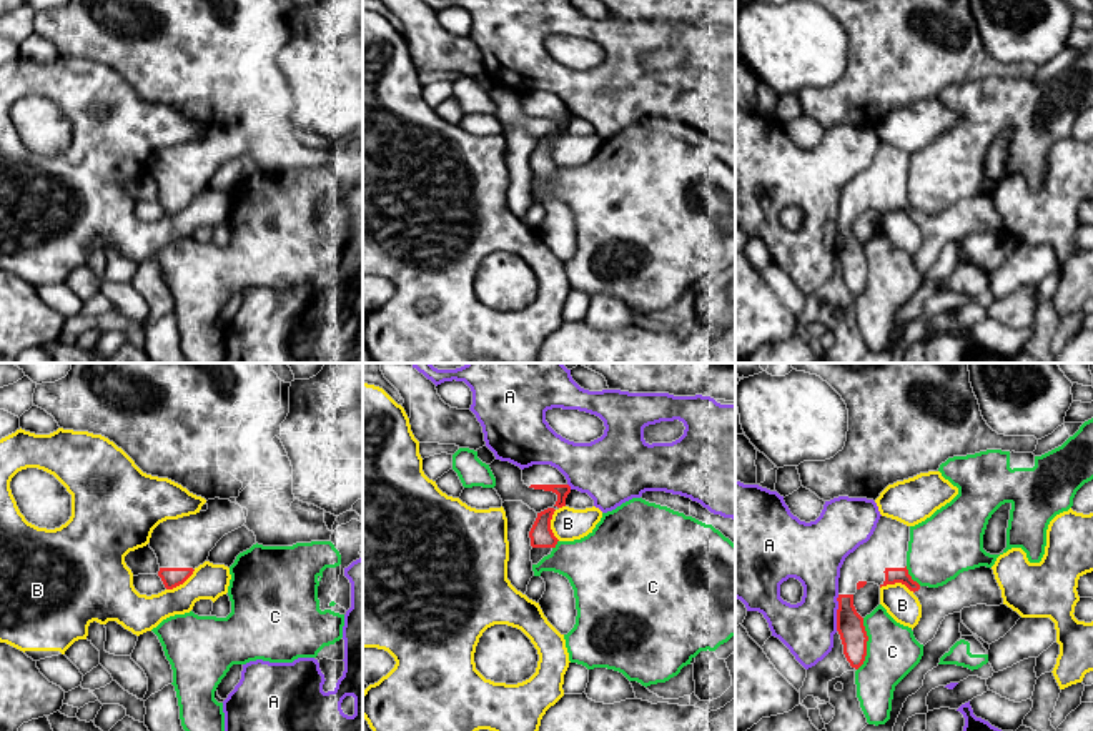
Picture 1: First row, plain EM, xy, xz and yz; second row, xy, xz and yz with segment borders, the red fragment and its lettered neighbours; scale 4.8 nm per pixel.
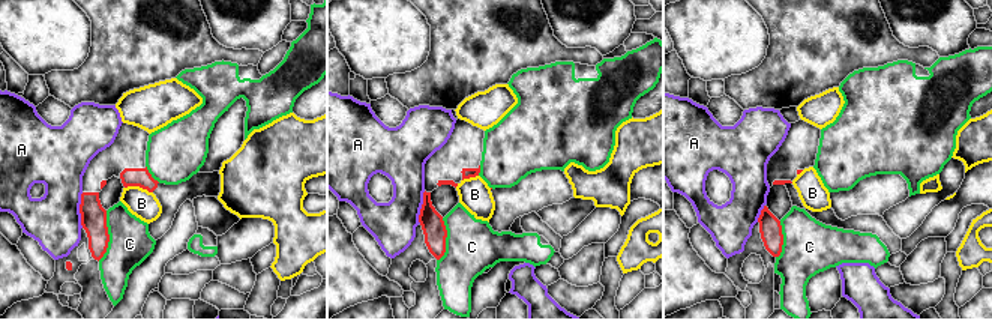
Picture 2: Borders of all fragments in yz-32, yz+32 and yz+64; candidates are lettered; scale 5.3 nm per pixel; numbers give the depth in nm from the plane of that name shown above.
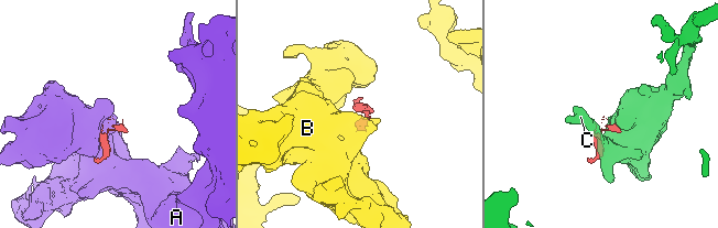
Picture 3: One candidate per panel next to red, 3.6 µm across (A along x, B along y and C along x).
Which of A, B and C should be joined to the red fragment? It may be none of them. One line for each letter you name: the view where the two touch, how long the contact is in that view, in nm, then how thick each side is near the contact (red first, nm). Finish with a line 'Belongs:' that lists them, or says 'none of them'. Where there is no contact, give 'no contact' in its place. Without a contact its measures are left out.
Belongs: none of them

